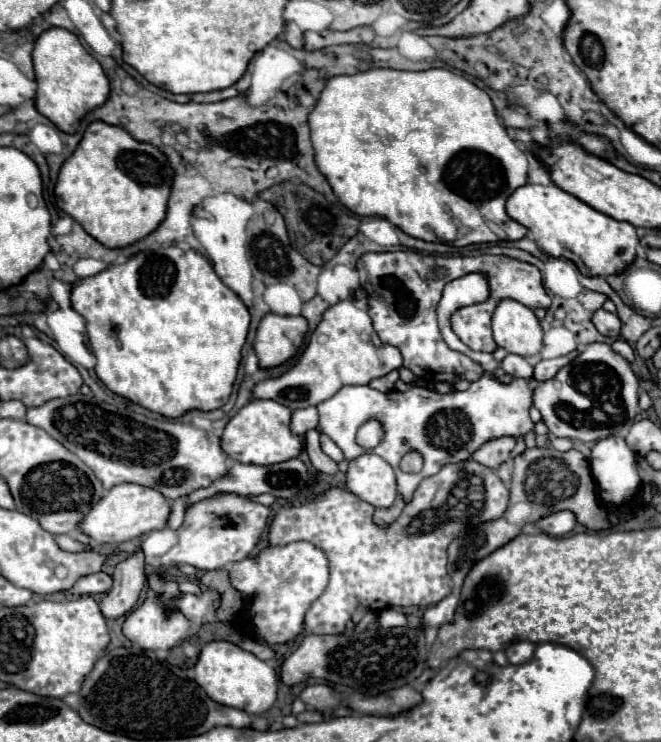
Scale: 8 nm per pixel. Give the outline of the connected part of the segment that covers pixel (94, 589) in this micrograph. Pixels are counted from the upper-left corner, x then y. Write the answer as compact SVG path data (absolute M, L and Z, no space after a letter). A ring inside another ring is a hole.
M97 572L97 574L81 578L67 594L75 594L75 596L99 594L99 592L107 592L111 586L113 586L113 578L109 574L105 574L105 572Z

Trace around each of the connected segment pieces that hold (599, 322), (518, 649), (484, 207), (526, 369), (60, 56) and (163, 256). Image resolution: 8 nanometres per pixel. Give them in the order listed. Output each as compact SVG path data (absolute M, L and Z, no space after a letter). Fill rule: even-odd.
M597 310L593 314L593 324L595 328L603 334L603 336L611 336L611 338L617 338L619 336L619 330L621 330L621 320L617 314L611 314L607 310Z
M515 642L505 650L505 654L511 664L525 664L525 660L529 660L529 656L533 656L533 648L535 648L535 644L531 644L531 642Z
M375 68L367 72L359 72L353 76L335 76L329 78L317 106L309 114L309 128L311 128L311 142L315 148L315 162L319 172L329 180L335 196L355 214L359 216L381 216L401 228L405 234L419 238L419 240L441 240L453 246L467 246L479 242L499 242L499 240L521 240L527 234L527 228L519 222L511 220L505 212L507 198L521 186L527 184L527 156L519 146L509 138L505 126L501 124L493 102L485 90L475 86L461 74L455 74L447 68L431 68L423 72L401 72L391 68Z
M509 354L503 362L501 362L503 372L507 372L513 378L531 378L533 376L533 366L517 354Z
M51 28L37 38L33 48L33 64L37 76L35 106L67 134L75 134L77 124L85 118L85 114L103 106L109 98L111 86L101 64L83 48L79 38L65 28Z
M169 246L169 248L153 252L153 254L141 254L141 256L135 256L131 260L127 260L127 262L113 264L113 266L101 270L99 274L95 274L91 278L83 278L79 282L79 286L75 286L71 290L71 306L87 322L89 342L91 342L93 354L97 358L95 372L97 372L99 380L111 392L115 392L115 394L119 394L119 396L123 396L123 398L127 398L127 400L151 410L151 412L157 412L157 414L161 414L165 418L181 418L181 416L185 416L191 410L211 412L211 410L221 408L229 400L231 390L233 390L233 382L235 382L235 376L237 376L237 368L239 368L239 362L241 362L241 348L243 348L243 344L247 340L251 314L249 314L247 306L243 304L243 300L219 280L219 276L213 272L213 266L209 264L209 260L205 256L201 256L201 254L197 254L193 250L181 250L177 246Z

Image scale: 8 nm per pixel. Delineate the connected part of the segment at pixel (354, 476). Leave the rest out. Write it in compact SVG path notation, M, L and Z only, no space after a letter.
M363 454L349 462L347 488L375 508L389 508L397 498L395 472L377 454Z

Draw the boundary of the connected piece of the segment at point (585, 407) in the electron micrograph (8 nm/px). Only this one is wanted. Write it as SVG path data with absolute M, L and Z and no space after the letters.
M589 344L579 352L575 360L571 360L565 368L557 372L555 378L541 382L533 392L533 406L539 408L547 428L555 436L577 438L583 442L595 442L605 436L621 436L629 424L633 424L639 406L639 378L631 370L629 362L617 354L607 344Z

